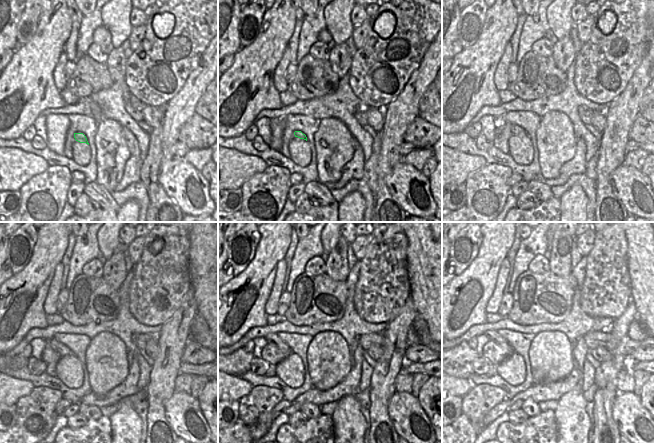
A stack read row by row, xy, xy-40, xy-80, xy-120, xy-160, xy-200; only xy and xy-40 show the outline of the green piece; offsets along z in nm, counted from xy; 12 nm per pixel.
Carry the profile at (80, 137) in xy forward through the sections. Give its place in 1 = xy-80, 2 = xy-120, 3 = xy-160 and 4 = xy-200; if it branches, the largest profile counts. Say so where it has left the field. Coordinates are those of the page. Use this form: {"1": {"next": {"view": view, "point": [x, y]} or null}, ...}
{"1": {"next": {"view": "xy-80", "point": [498, 122]}}, "2": {"next": {"view": "xy-120", "point": [63, 350]}}, "3": {"next": {"view": "xy-160", "point": [270, 338]}}, "4": {"next": {"view": "xy-200", "point": [492, 335]}}}

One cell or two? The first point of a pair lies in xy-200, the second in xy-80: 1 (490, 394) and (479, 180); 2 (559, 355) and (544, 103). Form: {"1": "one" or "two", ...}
{"1": "one", "2": "two"}

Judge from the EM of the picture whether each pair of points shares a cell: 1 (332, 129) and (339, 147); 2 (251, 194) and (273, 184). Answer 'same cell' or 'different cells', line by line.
1: same cell
2: same cell

